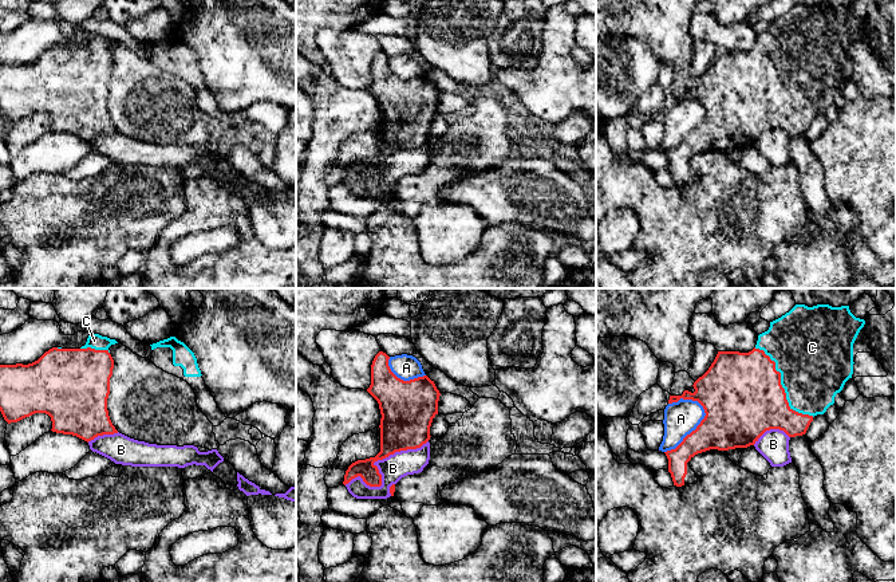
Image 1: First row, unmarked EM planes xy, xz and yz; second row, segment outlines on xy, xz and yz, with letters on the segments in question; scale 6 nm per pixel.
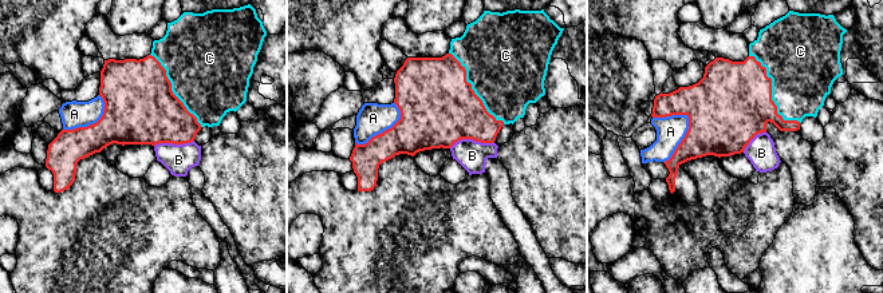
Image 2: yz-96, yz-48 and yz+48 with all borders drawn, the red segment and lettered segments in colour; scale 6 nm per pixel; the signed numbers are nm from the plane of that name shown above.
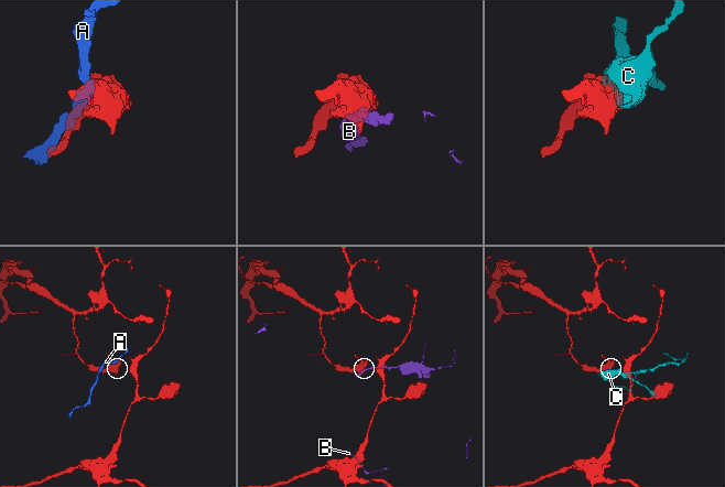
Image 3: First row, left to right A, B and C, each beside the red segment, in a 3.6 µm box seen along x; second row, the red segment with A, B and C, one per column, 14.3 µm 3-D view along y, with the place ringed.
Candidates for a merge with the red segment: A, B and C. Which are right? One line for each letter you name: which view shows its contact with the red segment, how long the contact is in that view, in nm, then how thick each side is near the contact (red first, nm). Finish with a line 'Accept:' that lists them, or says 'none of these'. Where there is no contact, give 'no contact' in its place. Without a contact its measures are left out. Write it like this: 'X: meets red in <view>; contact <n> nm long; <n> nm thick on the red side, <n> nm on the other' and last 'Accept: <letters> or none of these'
C: meets red in yz; contact 550 nm long; 480 nm thick on the red side, 440 nm on the other
Accept: C

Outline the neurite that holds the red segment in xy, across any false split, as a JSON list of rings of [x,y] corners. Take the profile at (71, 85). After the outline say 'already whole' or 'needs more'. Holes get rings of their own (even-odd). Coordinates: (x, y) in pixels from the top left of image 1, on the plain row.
[[[90,34],[80,48],[52,47],[32,63],[0,64],[0,111],[4,119],[11,123],[46,113],[51,117],[52,131],[72,134],[87,142],[118,133],[107,110],[114,68],[108,47],[115,43],[115,39]]] | needs more

